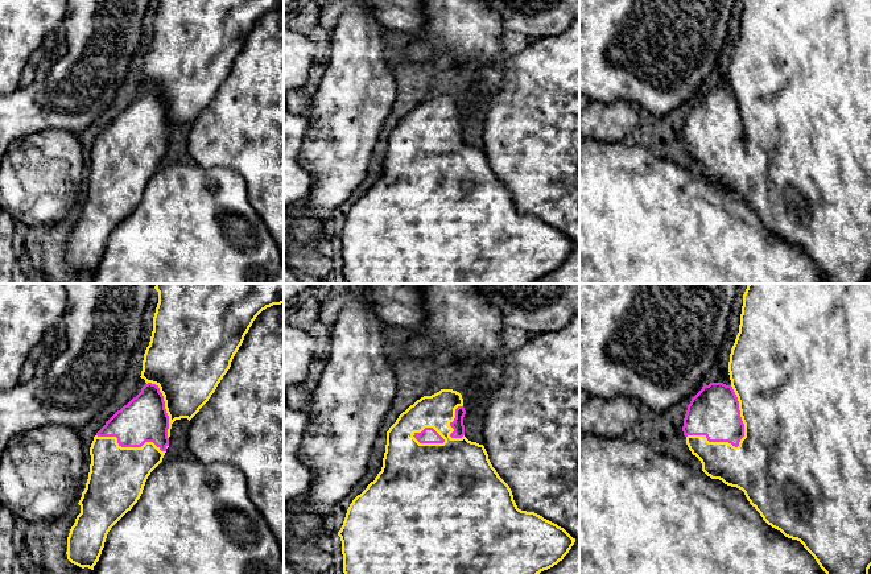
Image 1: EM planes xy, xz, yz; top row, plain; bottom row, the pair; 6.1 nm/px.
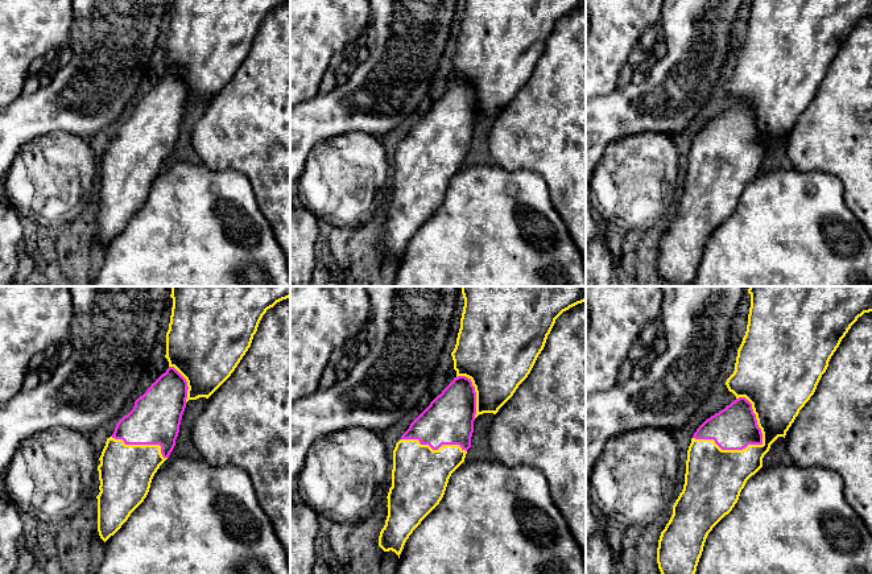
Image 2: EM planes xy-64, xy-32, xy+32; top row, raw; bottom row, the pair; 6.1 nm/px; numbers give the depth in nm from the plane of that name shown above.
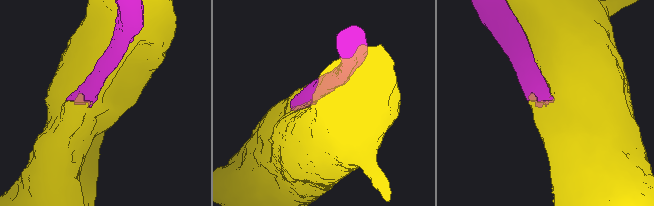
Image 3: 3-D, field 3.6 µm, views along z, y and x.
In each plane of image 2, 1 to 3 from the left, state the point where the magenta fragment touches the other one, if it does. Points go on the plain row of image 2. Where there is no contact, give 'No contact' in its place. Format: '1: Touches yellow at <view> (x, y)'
1: Touches yellow at xy-64 (143, 149)
2: Touches yellow at xy-32 (434, 155)
3: Touches yellow at xy+32 (731, 155)

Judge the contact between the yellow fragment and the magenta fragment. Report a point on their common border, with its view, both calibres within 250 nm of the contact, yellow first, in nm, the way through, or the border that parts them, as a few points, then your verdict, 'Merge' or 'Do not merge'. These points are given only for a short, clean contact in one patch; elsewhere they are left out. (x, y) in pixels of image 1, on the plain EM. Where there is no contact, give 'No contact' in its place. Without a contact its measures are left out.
Touches yellow at yz (741, 145). Thickness 500 nm (yellow) against 300 nm. Merge

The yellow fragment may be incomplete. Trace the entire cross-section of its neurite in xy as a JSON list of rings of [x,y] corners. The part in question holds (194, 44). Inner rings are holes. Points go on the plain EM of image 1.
[[[158,0],[153,36],[144,58],[140,80],[146,88],[136,102],[106,127],[90,152],[88,183],[78,207],[81,218],[67,241],[66,259],[71,268],[94,274],[108,236],[137,207],[148,181],[162,166],[169,152],[172,128],[181,123],[190,125],[199,116],[230,74],[256,21],[267,12],[281,8],[284,8],[284,0]]]

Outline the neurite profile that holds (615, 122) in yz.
[[[616,100],[608,104],[589,102],[579,113],[579,137],[599,143],[619,143],[629,140],[639,121],[637,108],[627,100]]]

